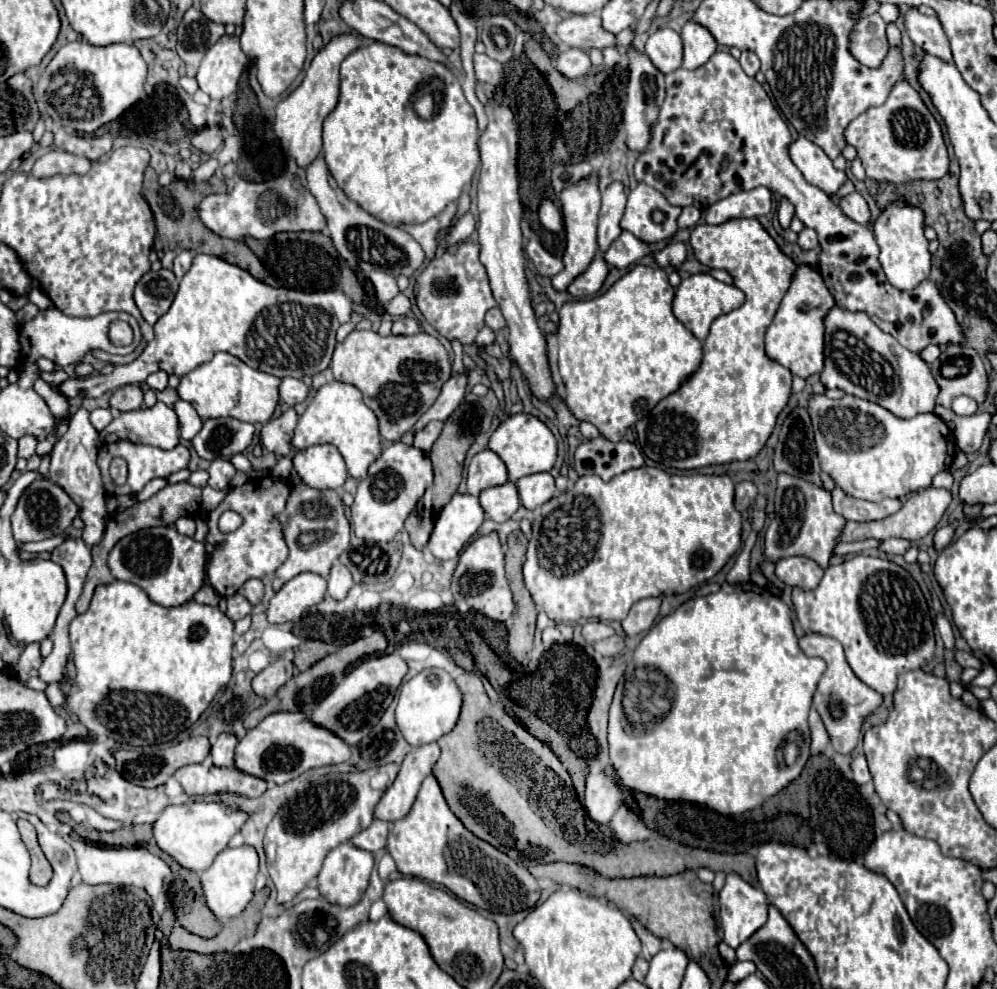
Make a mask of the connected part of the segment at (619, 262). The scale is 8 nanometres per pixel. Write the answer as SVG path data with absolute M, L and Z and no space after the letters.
M622 231L622 235L610 245L610 249L604 253L604 259L608 261L608 265L618 267L618 269L626 269L628 265L648 257L654 251L663 249L673 237L657 243L646 243L642 239L638 239L636 235L632 235L630 231Z

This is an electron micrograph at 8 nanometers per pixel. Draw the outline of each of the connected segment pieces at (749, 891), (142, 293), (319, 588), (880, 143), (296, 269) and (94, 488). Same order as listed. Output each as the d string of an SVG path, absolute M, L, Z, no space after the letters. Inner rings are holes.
M728 873L720 891L722 931L730 947L742 945L768 919L768 897L762 889L748 885L738 873Z
M160 269L156 273L148 271L134 289L134 301L142 317L154 325L172 305L178 291L178 281L170 269Z
M300 573L290 579L268 605L270 623L286 623L298 619L308 607L320 603L326 595L326 579L316 573Z
M900 79L888 101L880 107L870 107L858 115L844 131L848 145L856 147L866 175L876 181L906 183L912 179L940 179L948 171L948 153L940 125L924 105L920 93Z
M288 233L264 241L246 237L244 241L282 287L298 289L298 291L338 289L350 295L354 303L362 303L364 299L362 285L358 283L354 271L340 259L332 239L326 233Z
M80 407L78 413L72 415L72 419L68 423L68 431L58 439L58 443L52 449L52 461L50 461L50 473L48 473L48 477L56 485L64 487L64 491L68 491L68 495L78 503L80 517L86 525L84 533L82 533L82 541L88 547L94 547L102 541L106 519L108 519L106 501L104 501L106 491L102 487L100 469L98 469L98 463L96 463L98 445L100 445L98 443L98 431L88 421L88 411Z

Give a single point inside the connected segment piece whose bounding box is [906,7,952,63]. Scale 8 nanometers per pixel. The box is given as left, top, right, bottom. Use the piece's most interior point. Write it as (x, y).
(926, 32)

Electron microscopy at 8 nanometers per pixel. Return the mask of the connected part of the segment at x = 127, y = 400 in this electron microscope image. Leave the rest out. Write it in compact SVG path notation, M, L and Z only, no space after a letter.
M124 385L112 391L110 407L118 411L134 411L142 407L142 389L138 385Z

